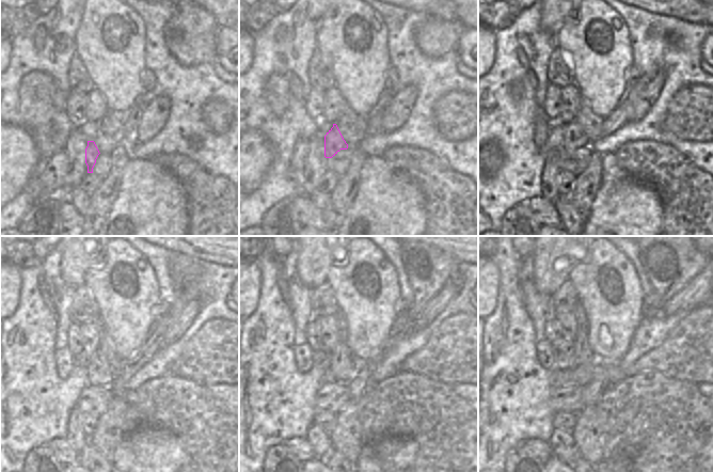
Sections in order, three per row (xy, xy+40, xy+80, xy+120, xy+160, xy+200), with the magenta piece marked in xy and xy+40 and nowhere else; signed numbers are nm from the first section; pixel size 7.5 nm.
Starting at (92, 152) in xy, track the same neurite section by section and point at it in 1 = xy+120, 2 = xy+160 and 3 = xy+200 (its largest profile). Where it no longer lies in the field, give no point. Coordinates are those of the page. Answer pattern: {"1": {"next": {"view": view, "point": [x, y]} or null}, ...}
{"1": {"next": {"view": "xy+120", "point": [99, 374]}}, "2": {"next": {"view": "xy+160", "point": [345, 366]}}, "3": {"next": {"view": "xy+200", "point": [583, 356]}}}

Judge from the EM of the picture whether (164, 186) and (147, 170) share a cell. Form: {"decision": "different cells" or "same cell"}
{"decision": "same cell"}

